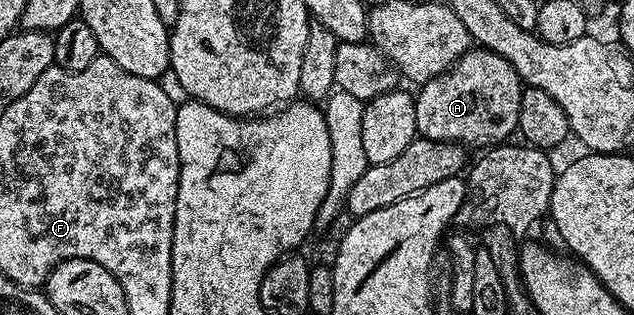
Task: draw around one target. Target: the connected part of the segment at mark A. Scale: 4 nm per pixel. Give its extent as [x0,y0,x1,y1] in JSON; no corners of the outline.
[415,47,525,145]

